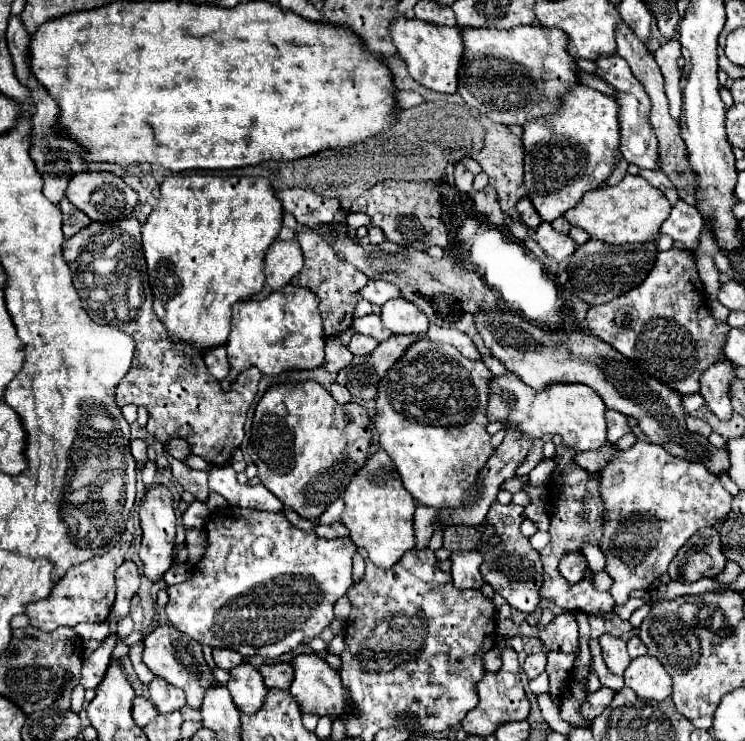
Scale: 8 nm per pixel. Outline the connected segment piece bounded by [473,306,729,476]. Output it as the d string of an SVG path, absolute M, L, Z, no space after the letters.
M479 306L479 312L473 320L491 354L509 372L517 374L527 386L541 390L553 382L587 384L601 396L607 408L635 418L641 432L653 444L663 446L671 456L679 456L685 460L689 458L691 462L701 464L713 464L705 468L715 476L729 470L727 448L715 448L713 444L709 444L709 440L695 440L693 434L687 430L681 396L675 390L645 374L633 378L631 362L589 332L547 332L527 322L519 314L511 314L507 310L501 312L495 306Z

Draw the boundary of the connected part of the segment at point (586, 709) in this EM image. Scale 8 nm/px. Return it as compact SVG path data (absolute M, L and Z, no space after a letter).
M599 688L599 692L589 694L585 704L581 704L581 712L583 712L585 720L591 722L595 716L599 716L611 704L613 696L615 696L615 692L609 688Z

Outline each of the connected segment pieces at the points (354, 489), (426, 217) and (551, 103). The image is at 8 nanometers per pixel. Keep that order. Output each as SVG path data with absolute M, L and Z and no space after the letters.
M377 450L365 466L353 476L349 486L343 492L345 510L341 514L341 522L349 528L349 538L359 546L365 548L371 562L379 568L389 568L401 560L401 556L413 548L415 532L413 532L413 512L415 500L405 490L399 472L393 460L387 456L385 450Z
M413 180L413 182L379 182L367 192L363 192L351 206L351 212L363 212L373 218L373 224L379 226L387 240L415 248L425 252L431 246L439 248L449 248L449 230L443 222L443 200L441 192L437 190L435 182L423 182L423 180Z
M517 26L511 30L491 30L491 28L461 28L461 38L465 44L461 68L459 68L459 84L457 92L463 100L477 108L483 116L491 118L499 124L519 124L523 126L527 120L543 118L555 112L561 104L561 94L573 82L579 82L575 76L575 58L567 52L567 36L559 32L559 28L545 26Z

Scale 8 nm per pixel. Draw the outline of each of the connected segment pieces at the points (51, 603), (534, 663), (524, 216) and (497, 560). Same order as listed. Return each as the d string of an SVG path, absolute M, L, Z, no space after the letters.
M121 542L109 552L71 568L63 576L63 580L55 584L49 598L29 604L29 608L25 610L29 624L43 632L53 632L59 626L75 626L79 622L105 622L115 602L115 570L125 562L125 552L127 544Z
M543 652L527 656L527 658L525 658L525 664L523 664L523 670L525 670L527 678L533 680L535 676L539 676L539 674L541 674L541 666L545 666L545 662L547 662L547 660L545 660L545 654L543 654Z
M521 198L521 200L517 202L517 212L519 212L519 216L521 216L521 222L523 222L527 228L533 228L533 230L535 230L535 228L539 226L541 218L537 216L533 204L531 204L527 198Z
M493 502L483 524L493 526L495 532L499 534L501 542L491 548L489 548L489 544L481 544L481 548L477 546L475 550L485 552L485 564L481 564L483 580L489 582L491 588L507 600L507 604L511 604L513 608L517 608L521 612L531 612L539 604L539 588L543 582L543 568L541 568L539 552L531 546L529 538L523 536L519 530L523 520L525 520L523 506L517 506L517 504L503 506L499 502Z

